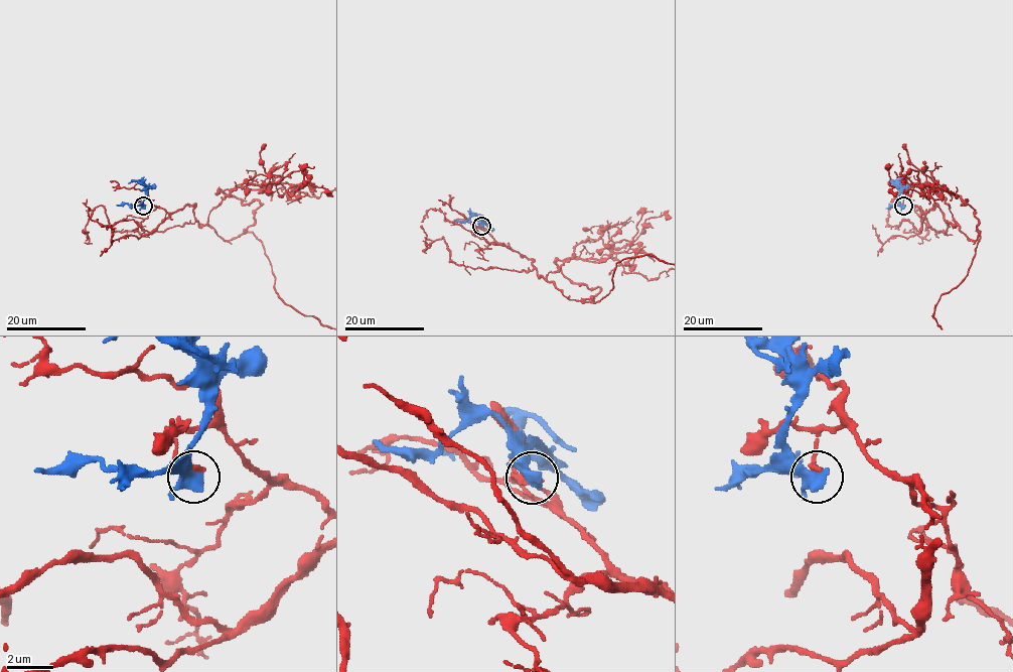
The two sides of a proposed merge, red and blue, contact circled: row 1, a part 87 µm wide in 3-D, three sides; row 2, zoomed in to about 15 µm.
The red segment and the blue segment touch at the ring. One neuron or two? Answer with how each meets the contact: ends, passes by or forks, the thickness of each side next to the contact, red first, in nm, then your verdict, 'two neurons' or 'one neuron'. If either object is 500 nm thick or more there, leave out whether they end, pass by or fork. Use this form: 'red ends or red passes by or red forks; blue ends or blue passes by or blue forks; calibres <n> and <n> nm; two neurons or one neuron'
red ends; blue passes by; calibres 400 and 440 nm; two neurons

